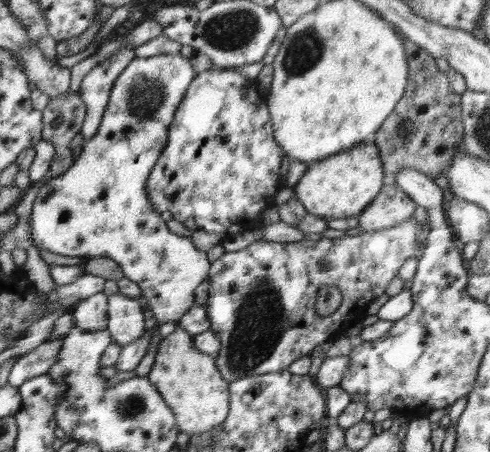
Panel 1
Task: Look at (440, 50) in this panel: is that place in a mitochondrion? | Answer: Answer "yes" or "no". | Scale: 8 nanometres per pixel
no

